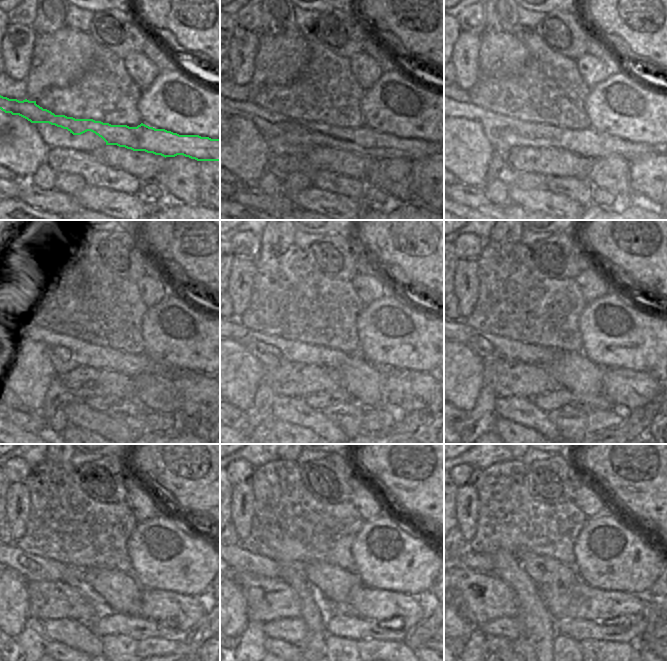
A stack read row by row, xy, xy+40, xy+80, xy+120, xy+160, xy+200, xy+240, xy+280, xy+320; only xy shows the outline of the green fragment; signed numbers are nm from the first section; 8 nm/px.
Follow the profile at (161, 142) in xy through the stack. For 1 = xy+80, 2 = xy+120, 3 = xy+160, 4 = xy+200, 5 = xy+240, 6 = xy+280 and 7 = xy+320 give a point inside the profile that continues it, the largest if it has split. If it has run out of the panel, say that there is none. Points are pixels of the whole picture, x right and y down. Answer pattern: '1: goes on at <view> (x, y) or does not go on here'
1: goes on at xy+80 (503, 132)
2: goes on at xy+120 (56, 354)
3: goes on at xy+160 (272, 350)
4: goes on at xy+200 (485, 345)
5: goes on at xy+240 (32, 567)
6: goes on at xy+280 (259, 565)
7: goes on at xy+320 (482, 562)

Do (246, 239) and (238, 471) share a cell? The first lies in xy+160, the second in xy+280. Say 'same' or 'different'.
same

